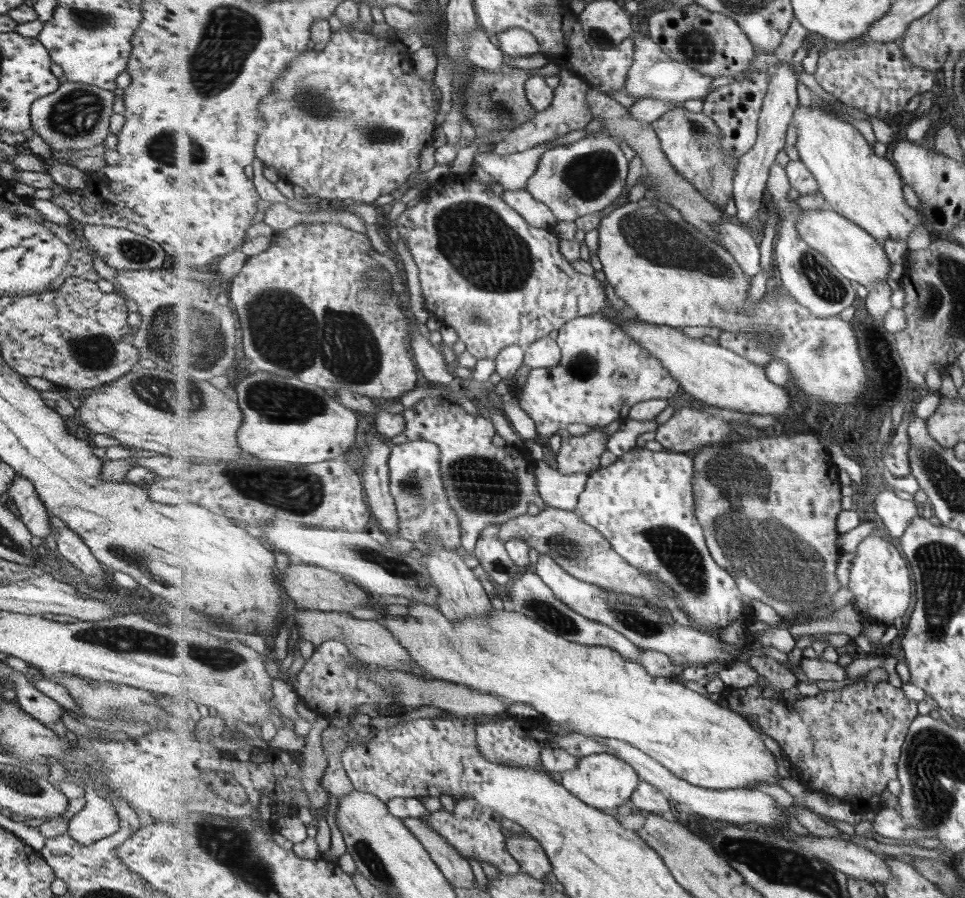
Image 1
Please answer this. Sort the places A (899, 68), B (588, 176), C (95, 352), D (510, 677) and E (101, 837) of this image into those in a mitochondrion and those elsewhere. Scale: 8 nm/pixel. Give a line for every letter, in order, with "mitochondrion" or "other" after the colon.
A: other
B: mitochondrion
C: mitochondrion
D: other
E: other

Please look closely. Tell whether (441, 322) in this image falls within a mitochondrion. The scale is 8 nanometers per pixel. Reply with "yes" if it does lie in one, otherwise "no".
no

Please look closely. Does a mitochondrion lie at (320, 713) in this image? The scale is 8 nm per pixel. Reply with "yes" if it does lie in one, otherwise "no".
no

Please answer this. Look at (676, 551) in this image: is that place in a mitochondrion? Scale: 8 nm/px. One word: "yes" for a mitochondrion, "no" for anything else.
yes

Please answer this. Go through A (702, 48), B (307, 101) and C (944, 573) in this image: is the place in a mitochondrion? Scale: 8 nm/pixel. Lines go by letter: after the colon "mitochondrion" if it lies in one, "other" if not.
A: mitochondrion
B: mitochondrion
C: mitochondrion

